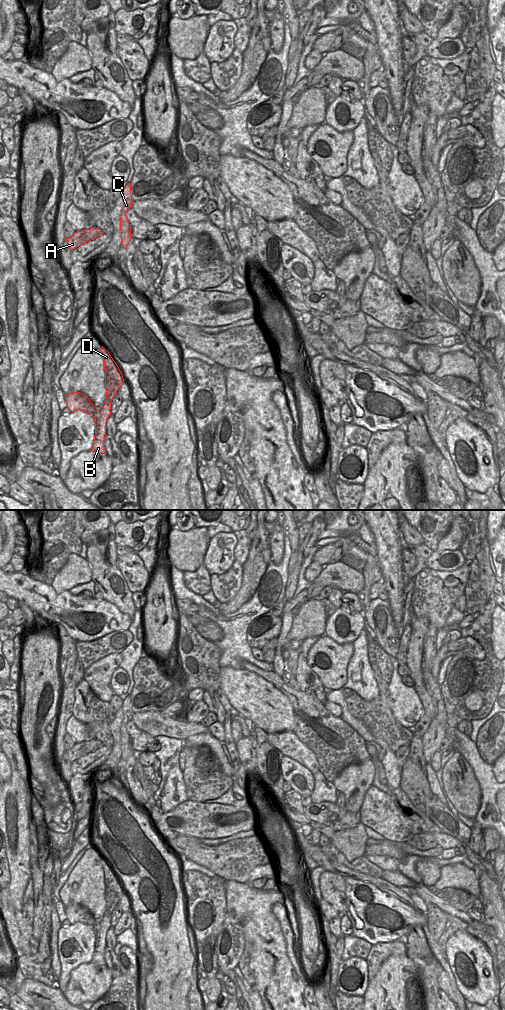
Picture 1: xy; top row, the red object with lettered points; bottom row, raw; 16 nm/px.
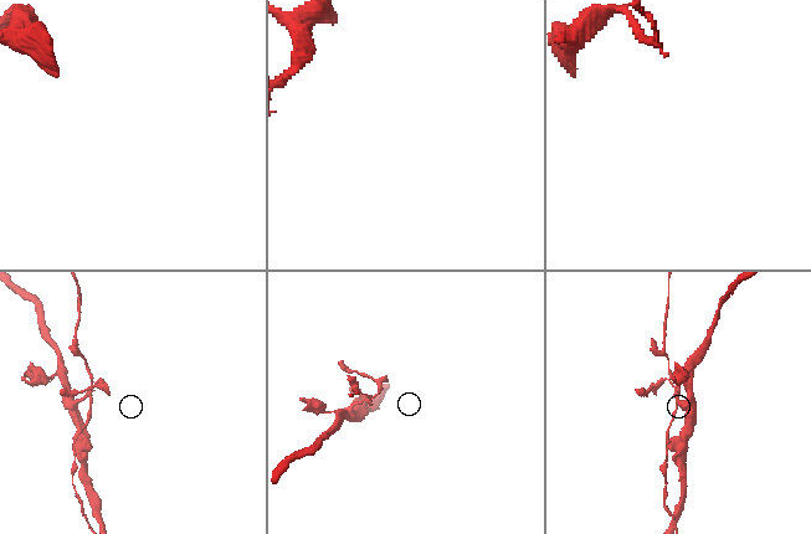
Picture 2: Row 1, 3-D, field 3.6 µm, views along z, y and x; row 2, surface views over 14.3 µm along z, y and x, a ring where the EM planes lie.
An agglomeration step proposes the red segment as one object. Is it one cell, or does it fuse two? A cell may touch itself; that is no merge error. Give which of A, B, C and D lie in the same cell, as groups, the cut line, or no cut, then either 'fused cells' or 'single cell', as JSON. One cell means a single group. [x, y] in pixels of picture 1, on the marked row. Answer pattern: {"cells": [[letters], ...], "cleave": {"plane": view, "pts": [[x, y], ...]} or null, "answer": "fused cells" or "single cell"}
{"cells": [["A", "B", "D"], ["C"]], "cleave": {"plane": "xy", "pts": [[122, 209], [121, 214]]}, "answer": "fused cells"}

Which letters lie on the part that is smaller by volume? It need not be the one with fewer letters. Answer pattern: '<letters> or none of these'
C

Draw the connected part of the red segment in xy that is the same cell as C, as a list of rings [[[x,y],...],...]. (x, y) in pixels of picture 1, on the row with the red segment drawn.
[[[130,183],[123,188],[122,199],[123,211],[120,216],[120,231],[122,239],[121,247],[126,249],[131,239],[131,227],[126,217],[126,213],[131,208],[131,204],[133,202]]]

